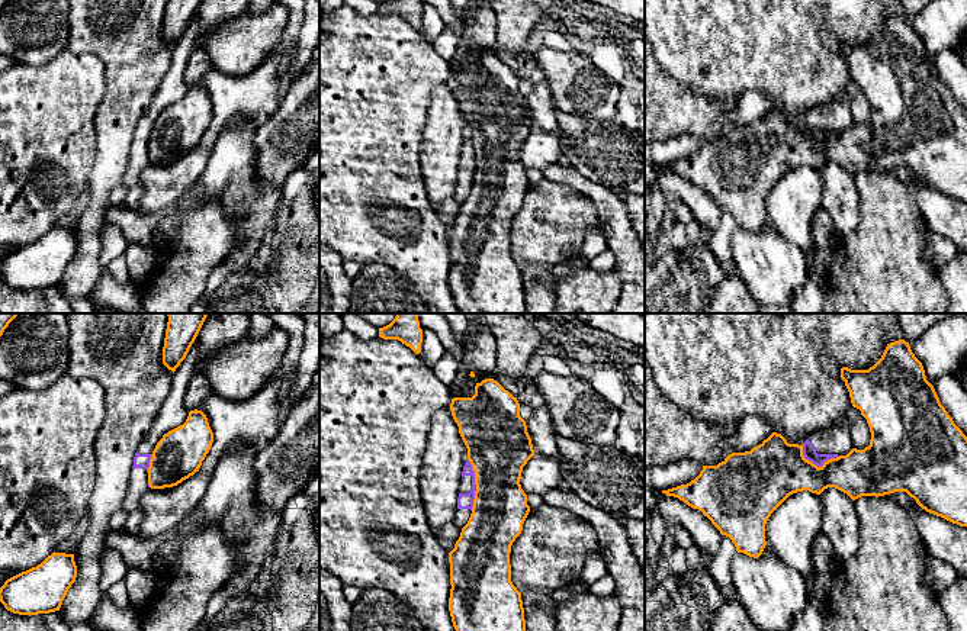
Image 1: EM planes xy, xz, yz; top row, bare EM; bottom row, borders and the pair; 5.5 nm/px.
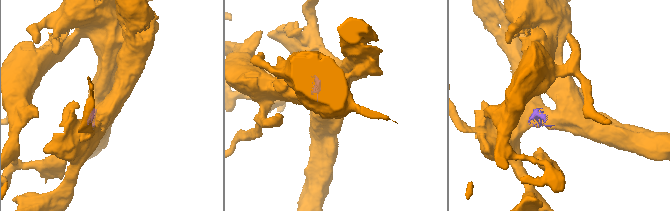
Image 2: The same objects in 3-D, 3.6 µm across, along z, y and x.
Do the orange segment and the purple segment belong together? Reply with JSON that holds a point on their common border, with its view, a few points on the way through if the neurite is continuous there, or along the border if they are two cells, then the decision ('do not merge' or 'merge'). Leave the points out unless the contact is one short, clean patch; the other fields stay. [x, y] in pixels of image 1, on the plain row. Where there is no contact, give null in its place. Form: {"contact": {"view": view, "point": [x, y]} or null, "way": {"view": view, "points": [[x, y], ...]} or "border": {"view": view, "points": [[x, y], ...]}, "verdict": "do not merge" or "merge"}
{"contact": {"view": "xz", "point": [475, 158]}, "verdict": "do not merge"}

